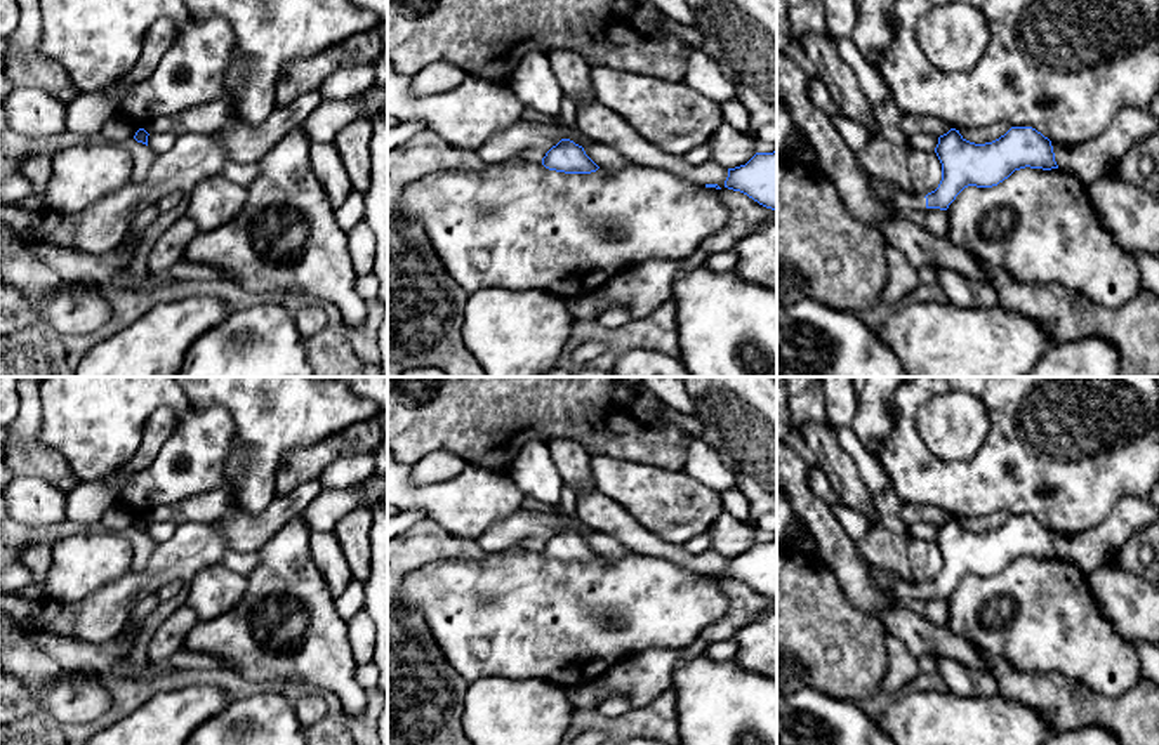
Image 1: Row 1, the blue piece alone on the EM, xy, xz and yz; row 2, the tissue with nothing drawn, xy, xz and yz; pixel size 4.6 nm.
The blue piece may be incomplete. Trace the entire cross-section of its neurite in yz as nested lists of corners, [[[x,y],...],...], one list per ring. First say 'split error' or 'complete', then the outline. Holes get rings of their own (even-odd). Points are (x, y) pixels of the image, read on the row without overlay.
split error; [[[1011,516],[985,533],[970,531],[950,518],[938,526],[935,542],[942,552],[942,570],[935,580],[926,585],[907,583],[869,563],[872,583],[900,603],[919,597],[947,599],[968,575],[992,577],[1025,556],[1058,557],[1051,530],[1032,516]]]

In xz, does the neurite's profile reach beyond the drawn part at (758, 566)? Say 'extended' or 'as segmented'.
as segmented

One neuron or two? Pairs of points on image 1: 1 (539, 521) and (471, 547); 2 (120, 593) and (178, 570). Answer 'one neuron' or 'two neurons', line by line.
1: two neurons
2: one neuron

